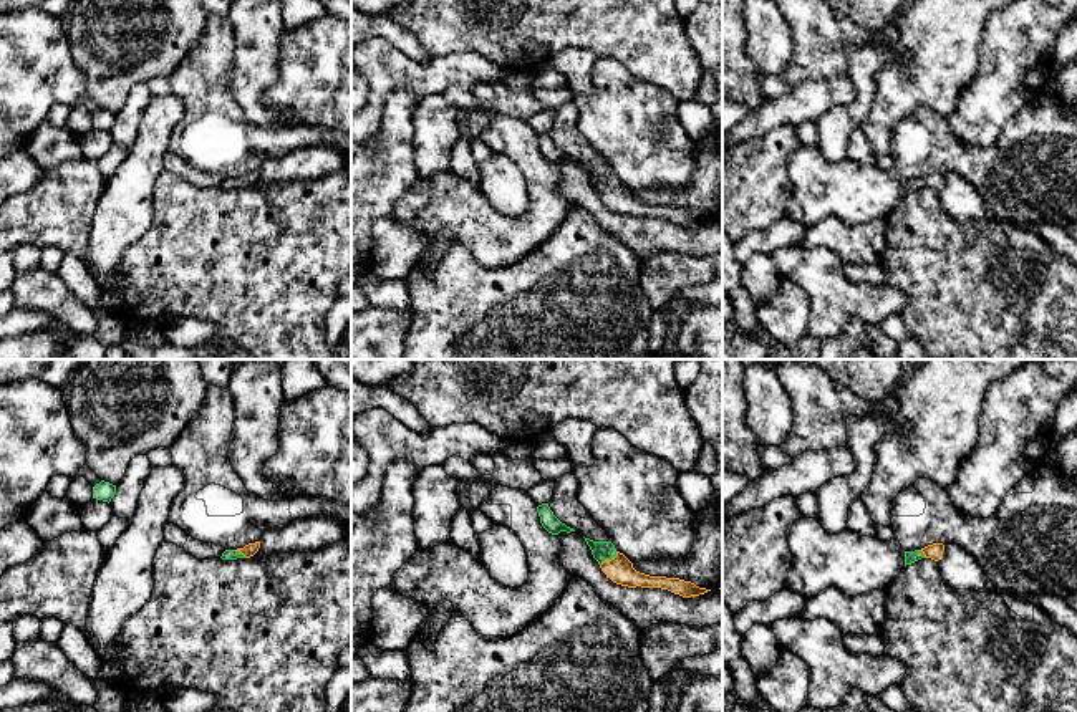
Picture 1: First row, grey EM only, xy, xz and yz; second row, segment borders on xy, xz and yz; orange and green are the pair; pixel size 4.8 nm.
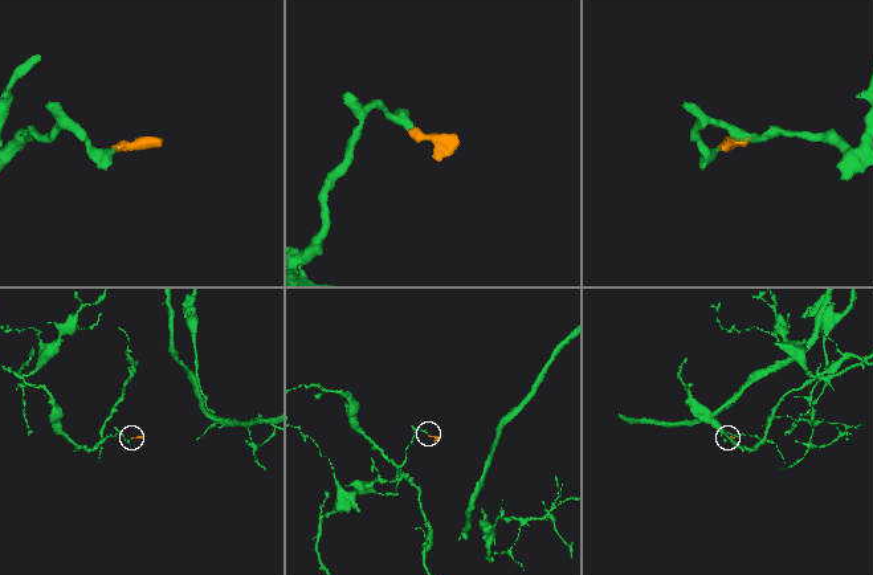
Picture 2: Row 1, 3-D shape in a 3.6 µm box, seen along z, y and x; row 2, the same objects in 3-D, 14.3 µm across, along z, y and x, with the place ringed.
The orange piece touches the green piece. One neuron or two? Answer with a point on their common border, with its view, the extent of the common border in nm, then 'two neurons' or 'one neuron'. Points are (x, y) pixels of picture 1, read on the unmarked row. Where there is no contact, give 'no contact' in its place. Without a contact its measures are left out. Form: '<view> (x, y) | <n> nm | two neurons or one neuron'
xz (608, 189) | 110 nm | one neuron

